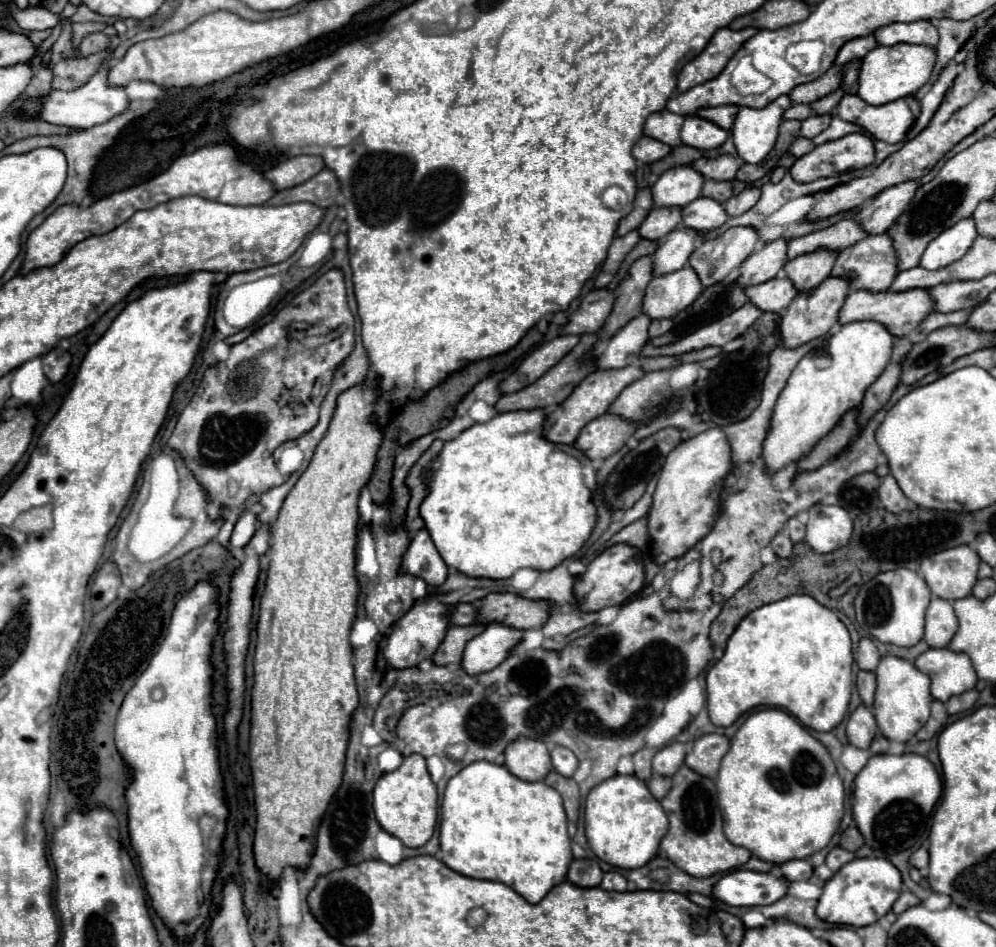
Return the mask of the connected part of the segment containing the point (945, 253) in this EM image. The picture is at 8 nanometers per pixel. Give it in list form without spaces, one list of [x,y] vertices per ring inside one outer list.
[[[966,217],[954,223],[954,227],[948,227],[942,231],[936,239],[932,239],[920,257],[920,265],[924,269],[942,269],[966,255],[966,251],[972,247],[974,239],[978,237],[974,219]]]

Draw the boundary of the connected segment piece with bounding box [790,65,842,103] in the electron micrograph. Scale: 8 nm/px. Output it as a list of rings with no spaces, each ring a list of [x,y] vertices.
[[[832,65],[822,77],[794,87],[794,91],[790,91],[790,99],[792,99],[792,103],[812,103],[812,101],[822,99],[828,93],[836,91],[840,87],[840,83],[842,83],[842,67]]]

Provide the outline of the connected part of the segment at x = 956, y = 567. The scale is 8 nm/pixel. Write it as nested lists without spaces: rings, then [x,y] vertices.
[[[968,545],[950,547],[926,557],[920,565],[920,575],[934,595],[956,601],[970,595],[978,581],[978,565],[978,553]]]

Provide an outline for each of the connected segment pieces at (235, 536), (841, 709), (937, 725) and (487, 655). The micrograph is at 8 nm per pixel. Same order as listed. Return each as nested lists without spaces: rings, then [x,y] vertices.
[[[242,513],[242,517],[236,521],[236,527],[232,531],[232,537],[228,541],[228,549],[242,549],[250,541],[250,535],[254,535],[254,527],[258,527],[256,513]]]
[[[790,595],[752,611],[730,635],[724,657],[708,671],[708,715],[718,727],[730,727],[742,713],[766,705],[782,707],[814,731],[832,731],[846,715],[854,685],[852,641],[846,625],[834,610],[820,605],[810,595]]]
[[[934,701],[934,703],[932,703],[932,715],[930,715],[928,723],[916,733],[916,737],[918,737],[920,741],[932,739],[936,733],[940,733],[940,729],[942,729],[944,723],[946,723],[946,719],[948,719],[948,713],[946,713],[944,703],[942,703],[942,701]]]
[[[488,623],[480,635],[468,641],[462,659],[464,671],[470,675],[492,671],[522,641],[522,635],[522,629],[514,629],[504,623]]]

